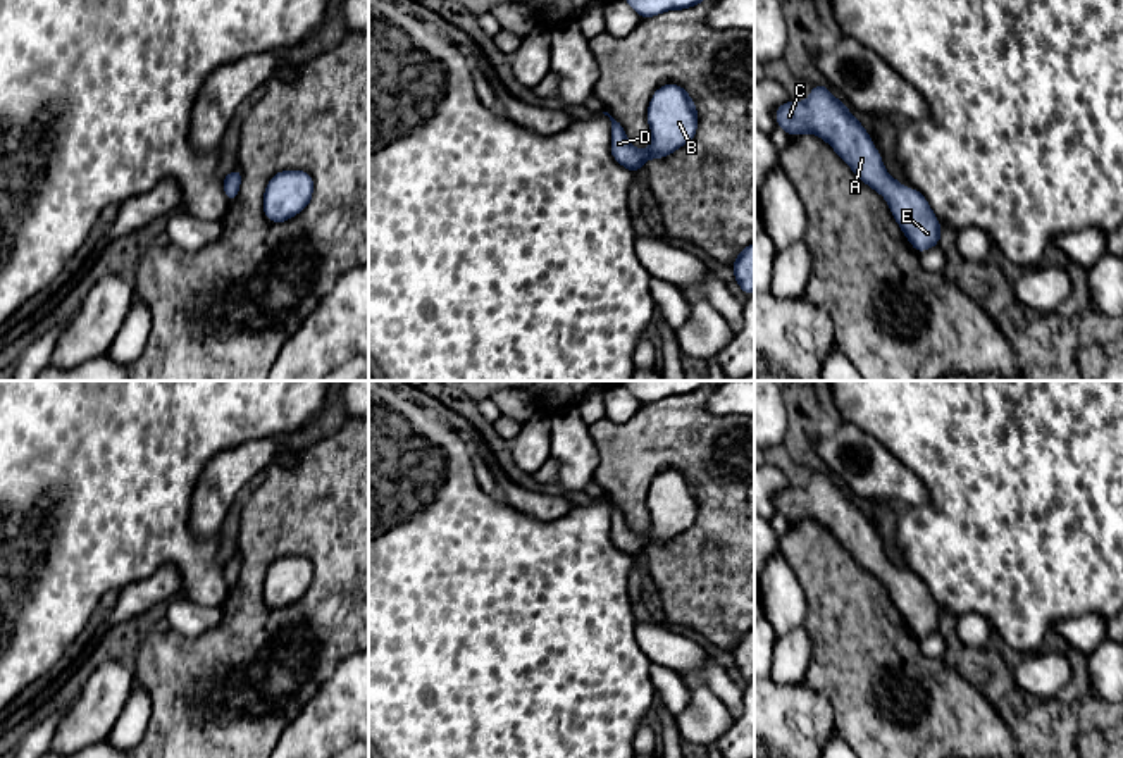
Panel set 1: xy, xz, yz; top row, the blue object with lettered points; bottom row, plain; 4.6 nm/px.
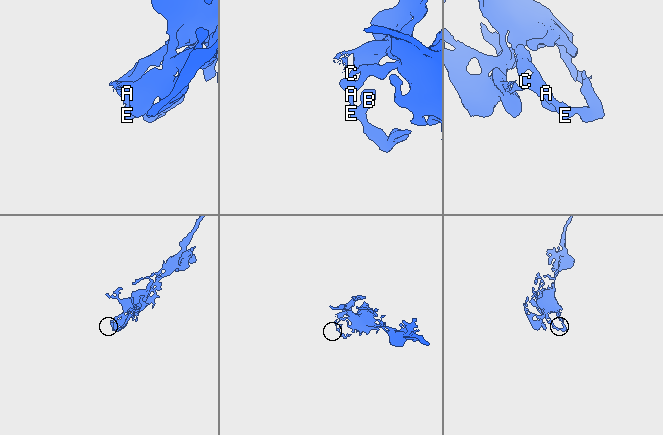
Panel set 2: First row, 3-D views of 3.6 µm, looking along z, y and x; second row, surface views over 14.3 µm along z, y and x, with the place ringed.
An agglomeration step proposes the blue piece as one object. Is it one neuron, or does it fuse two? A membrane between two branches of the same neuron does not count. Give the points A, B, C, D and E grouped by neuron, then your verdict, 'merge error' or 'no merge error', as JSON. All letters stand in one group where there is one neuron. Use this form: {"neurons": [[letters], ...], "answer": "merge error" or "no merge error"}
{"neurons": [["A", "B", "C", "D", "E"]], "answer": "no merge error"}

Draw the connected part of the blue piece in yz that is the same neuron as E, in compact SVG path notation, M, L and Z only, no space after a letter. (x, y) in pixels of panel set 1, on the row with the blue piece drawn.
M825 84L813 86L806 102L782 103L775 117L779 127L791 136L811 133L827 141L859 181L885 198L890 214L918 253L939 245L942 229L925 196L887 174L870 134Z

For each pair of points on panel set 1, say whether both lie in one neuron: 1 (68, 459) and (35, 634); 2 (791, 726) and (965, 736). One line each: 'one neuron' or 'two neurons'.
1: one neuron
2: two neurons

